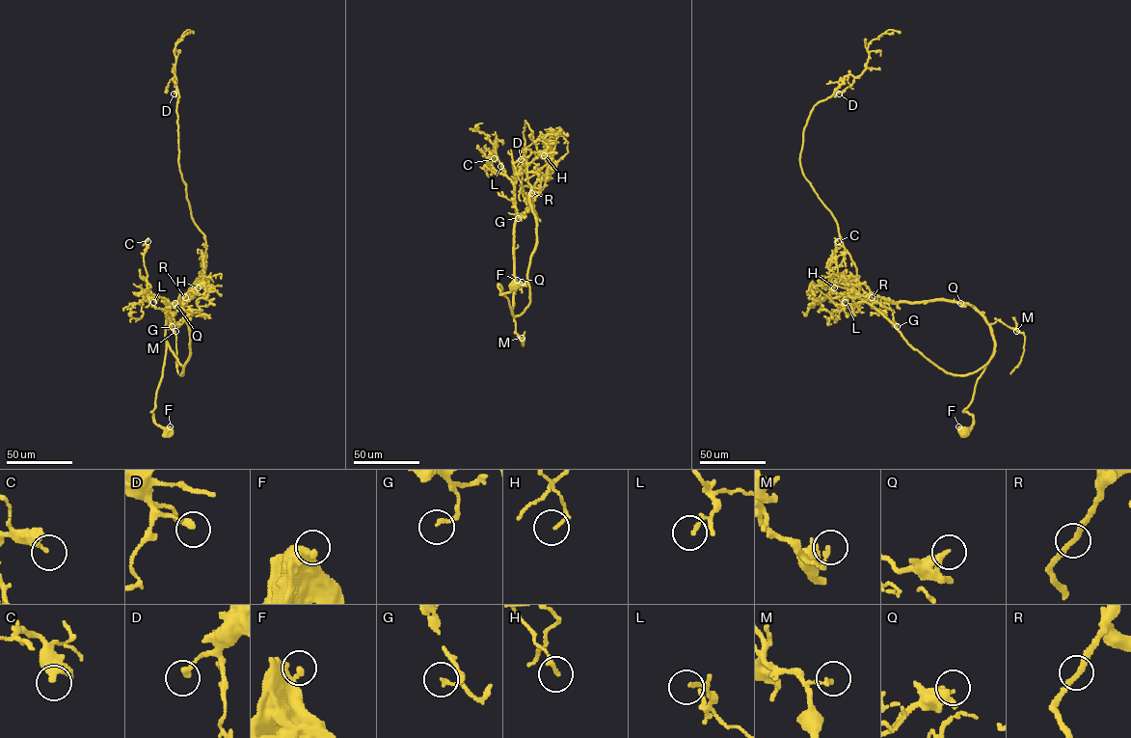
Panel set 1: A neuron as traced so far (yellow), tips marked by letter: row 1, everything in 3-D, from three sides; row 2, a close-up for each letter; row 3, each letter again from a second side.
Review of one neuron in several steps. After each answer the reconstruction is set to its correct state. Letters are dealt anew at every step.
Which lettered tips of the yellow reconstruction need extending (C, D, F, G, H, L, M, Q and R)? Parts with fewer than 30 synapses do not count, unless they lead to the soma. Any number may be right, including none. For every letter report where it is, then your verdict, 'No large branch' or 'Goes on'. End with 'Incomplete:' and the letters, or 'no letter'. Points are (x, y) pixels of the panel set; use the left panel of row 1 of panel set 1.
C: Place: (148, 241). No large branch
D: Place: (174, 94). No large branch
F: Place: (170, 426). No large branch
G: Place: (172, 326). No large branch
H: Place: (198, 287). No large branch
L: Place: (153, 302). No large branch
M: Place: (175, 331). No large branch
Q: Place: (175, 303). No large branch
R: Place: (185, 297). No large branch
Incomplete: no letter

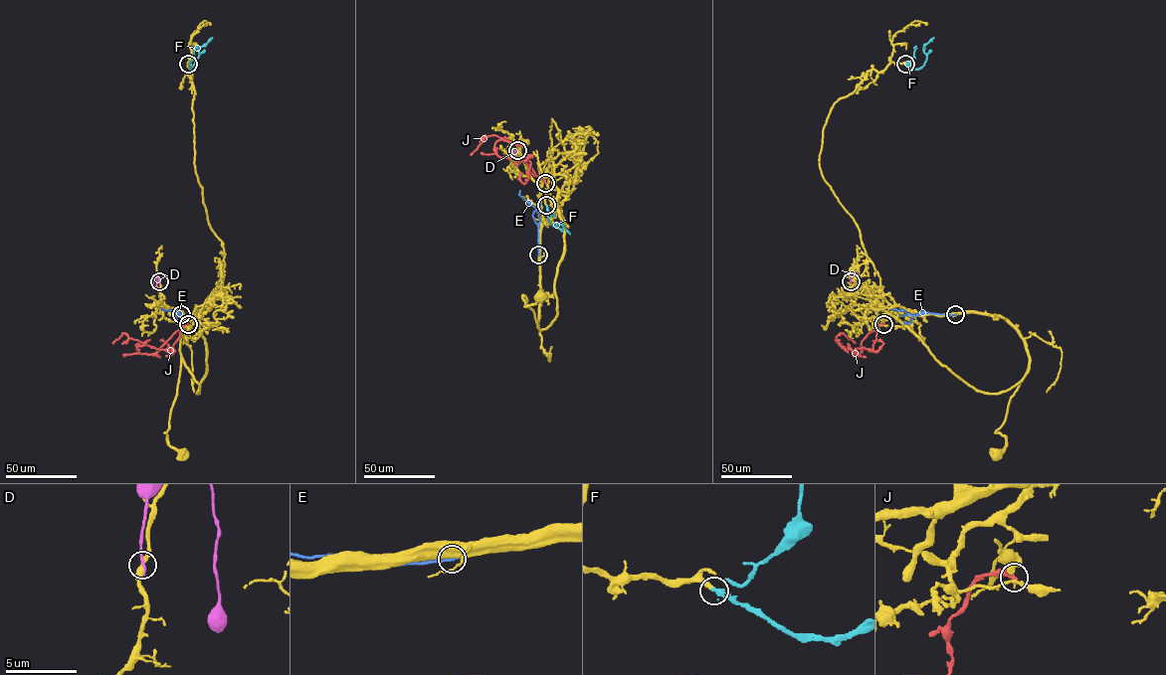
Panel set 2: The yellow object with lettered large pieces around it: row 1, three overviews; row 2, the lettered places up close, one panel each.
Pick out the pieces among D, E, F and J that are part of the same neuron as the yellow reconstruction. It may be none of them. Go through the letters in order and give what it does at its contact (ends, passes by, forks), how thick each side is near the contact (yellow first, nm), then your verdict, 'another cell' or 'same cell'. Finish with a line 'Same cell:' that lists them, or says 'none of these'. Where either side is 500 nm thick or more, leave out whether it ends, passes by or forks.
D: it ends there; 360 nm thick on the yellow side, 190 nm on the other; another cell
E: 800 nm thick on the yellow side, 220 nm on the other; another cell
F: it ends there; 240 nm thick on the yellow side, 300 nm on the other; same cell
J: it ends there; 170 nm thick on the yellow side, 360 nm on the other; another cell
Same cell: F

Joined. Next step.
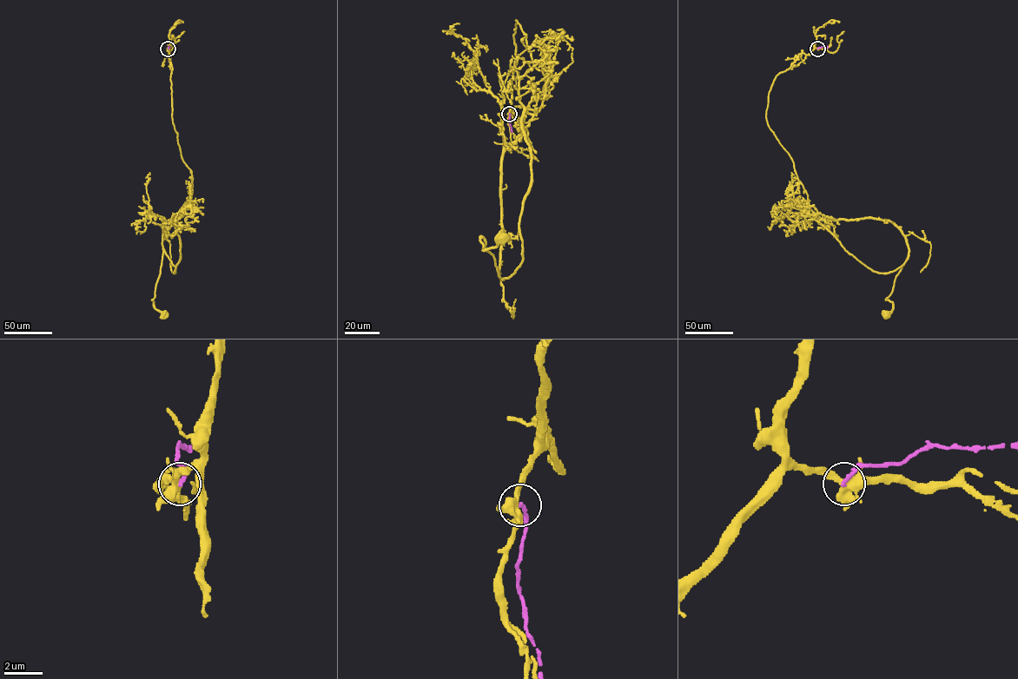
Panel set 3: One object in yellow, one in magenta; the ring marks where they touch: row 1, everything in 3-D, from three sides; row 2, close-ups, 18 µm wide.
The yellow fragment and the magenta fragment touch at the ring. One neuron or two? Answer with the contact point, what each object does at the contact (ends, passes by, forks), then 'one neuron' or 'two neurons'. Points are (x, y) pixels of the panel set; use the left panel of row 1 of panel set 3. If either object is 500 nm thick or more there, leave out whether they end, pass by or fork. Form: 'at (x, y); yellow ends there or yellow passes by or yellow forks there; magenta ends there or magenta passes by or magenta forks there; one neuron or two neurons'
at (168, 49); yellow forks there; magenta ends there; two neurons

